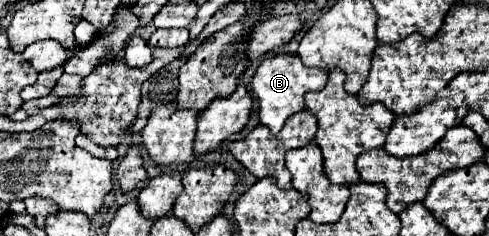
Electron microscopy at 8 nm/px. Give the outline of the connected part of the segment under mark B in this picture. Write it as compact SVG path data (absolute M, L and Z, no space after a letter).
M277 55L271 59L263 59L263 63L257 67L255 77L251 81L251 91L259 99L259 119L263 125L267 125L273 133L281 131L285 121L305 109L303 95L307 91L321 91L327 83L327 71L305 67L299 59L299 55Z

